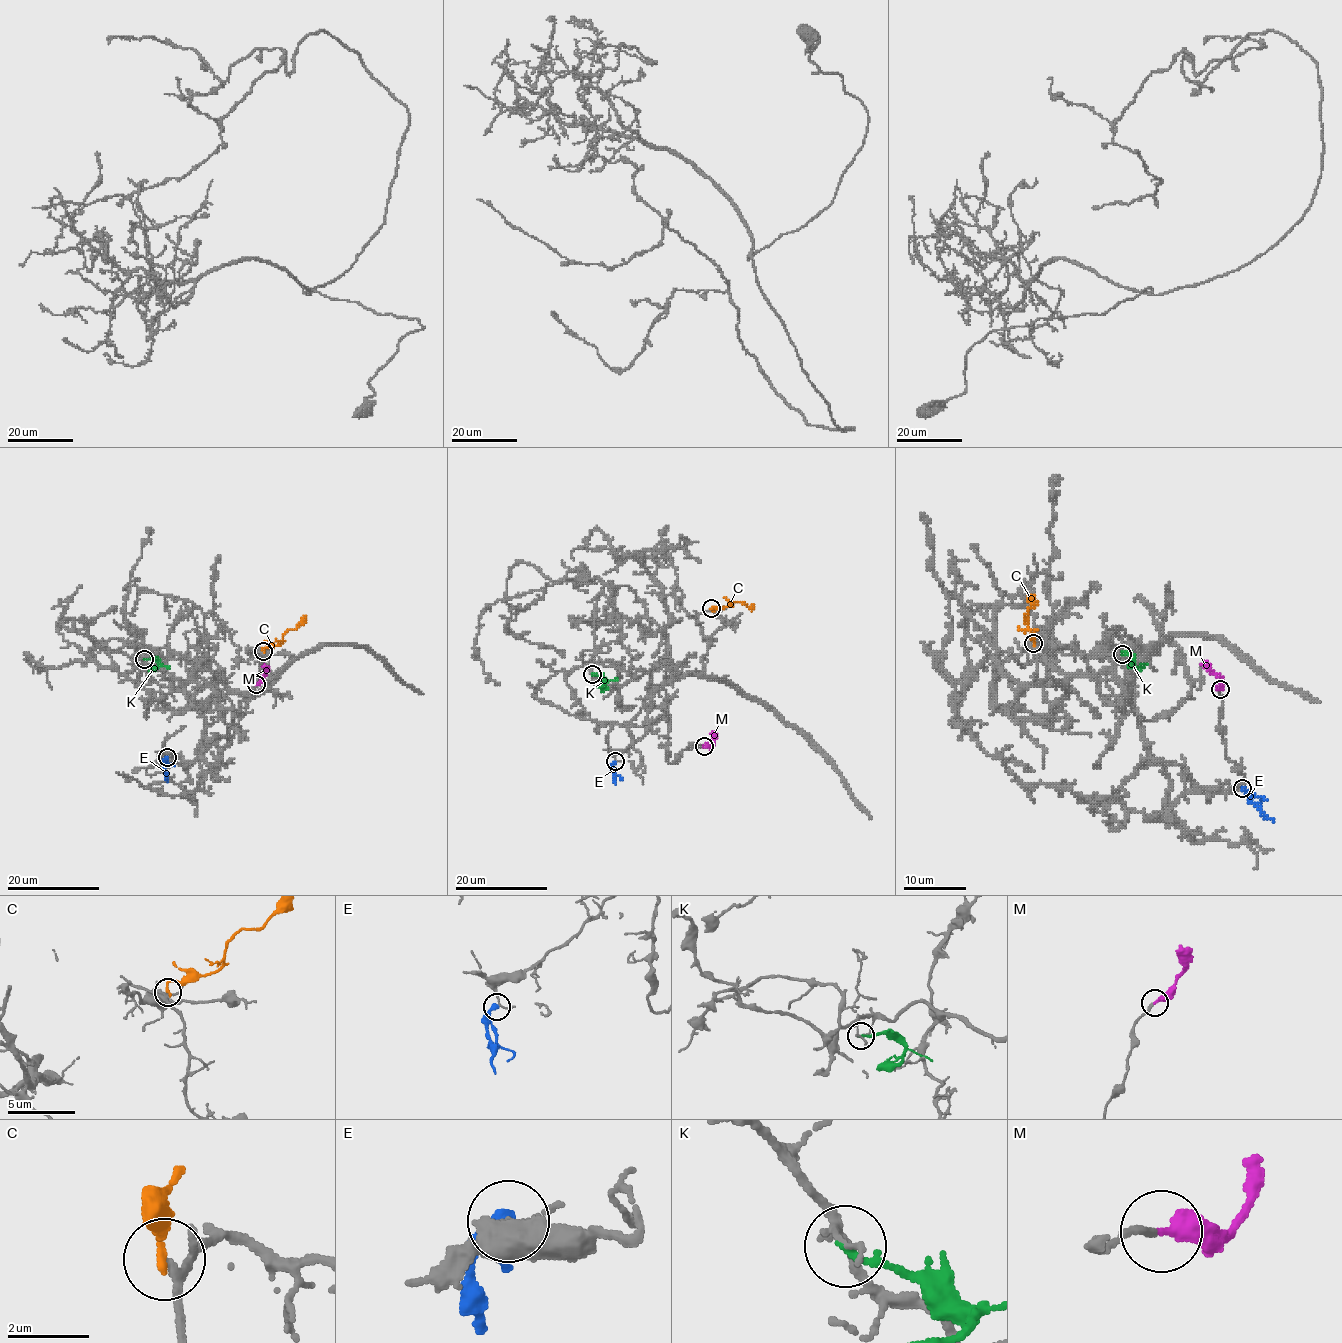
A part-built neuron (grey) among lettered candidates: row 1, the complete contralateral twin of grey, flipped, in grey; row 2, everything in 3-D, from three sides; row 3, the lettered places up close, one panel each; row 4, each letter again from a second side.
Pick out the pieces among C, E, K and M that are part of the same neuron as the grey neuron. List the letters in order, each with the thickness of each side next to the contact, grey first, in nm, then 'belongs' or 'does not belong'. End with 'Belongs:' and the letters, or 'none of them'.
C: calibres 180 and 190 nm; belongs
E: calibres 100 and 360 nm; does not belong
K: calibres 140 and 170 nm; does not belong
M: calibres 180 and 380 nm; belongs
Belongs: C, M

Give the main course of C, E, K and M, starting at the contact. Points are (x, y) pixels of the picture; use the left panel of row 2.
C: (263, 650), (264, 647), (278, 645), (283, 634), (293, 630), (305, 616)
E: (168, 757), (163, 765), (166, 781)
K: (144, 659), (154, 659), (158, 665), (155, 665)
M: (255, 684), (264, 675), (264, 667)

